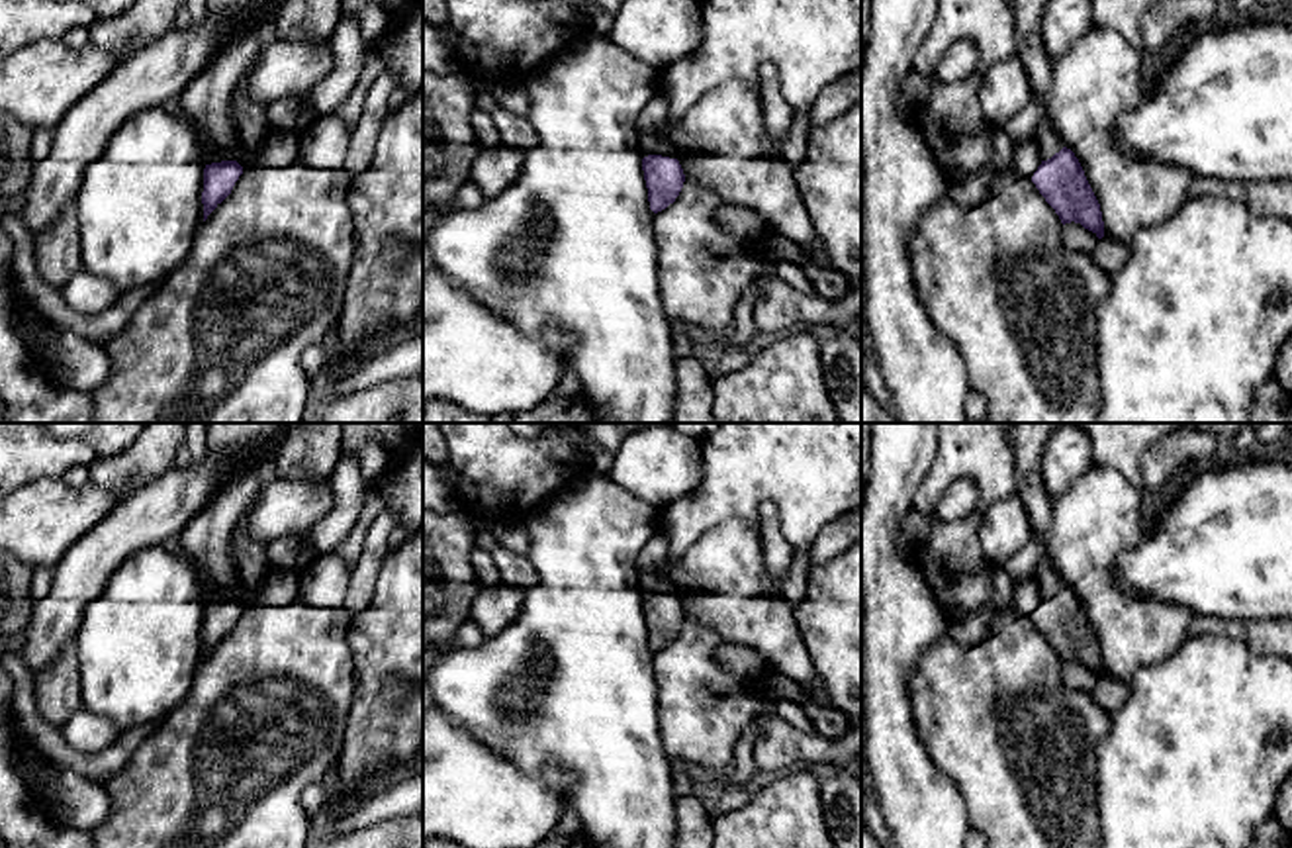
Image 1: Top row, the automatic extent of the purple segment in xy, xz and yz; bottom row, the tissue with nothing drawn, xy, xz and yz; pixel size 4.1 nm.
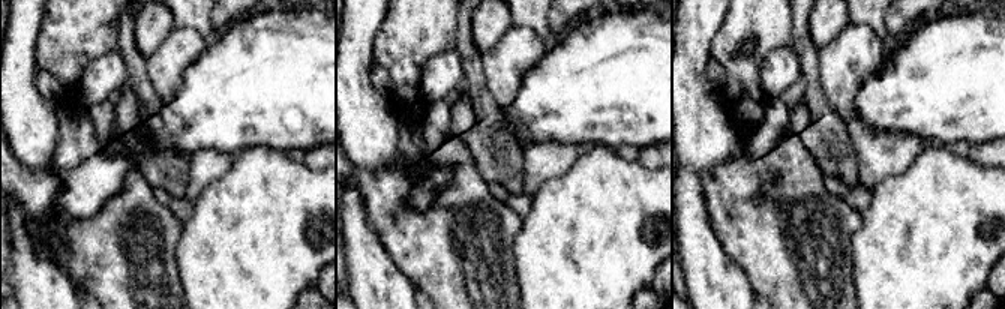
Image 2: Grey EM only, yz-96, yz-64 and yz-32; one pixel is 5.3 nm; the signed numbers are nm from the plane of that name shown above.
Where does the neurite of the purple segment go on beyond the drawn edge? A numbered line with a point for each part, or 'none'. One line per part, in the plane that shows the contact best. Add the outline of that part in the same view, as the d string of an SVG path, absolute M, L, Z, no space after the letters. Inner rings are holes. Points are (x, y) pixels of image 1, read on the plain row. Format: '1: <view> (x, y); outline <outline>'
1: yz (1028, 441); outline M1063 423L1008 425L1008 443L1016 456L1016 495L1024 501L1024 507L1030 515L1034 541L1039 544L1039 562L1034 578L1039 584L1041 599L1051 597L1063 588L1063 580L1053 568L1047 550L1053 499L1043 486L1039 468L1047 439L1061 425Z

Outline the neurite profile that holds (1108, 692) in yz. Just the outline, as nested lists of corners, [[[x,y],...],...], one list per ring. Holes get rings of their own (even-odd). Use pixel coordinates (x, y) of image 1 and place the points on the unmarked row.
[[[1104,674],[1098,678],[1096,685],[1092,687],[1092,699],[1108,713],[1114,715],[1120,705],[1126,701],[1130,693],[1130,682],[1112,678]]]

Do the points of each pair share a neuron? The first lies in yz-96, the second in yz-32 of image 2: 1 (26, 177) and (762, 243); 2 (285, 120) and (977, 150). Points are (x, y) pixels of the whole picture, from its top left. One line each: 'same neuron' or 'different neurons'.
1: same neuron
2: different neurons

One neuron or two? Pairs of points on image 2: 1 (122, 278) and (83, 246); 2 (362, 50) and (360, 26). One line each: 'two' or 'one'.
1: one
2: one

